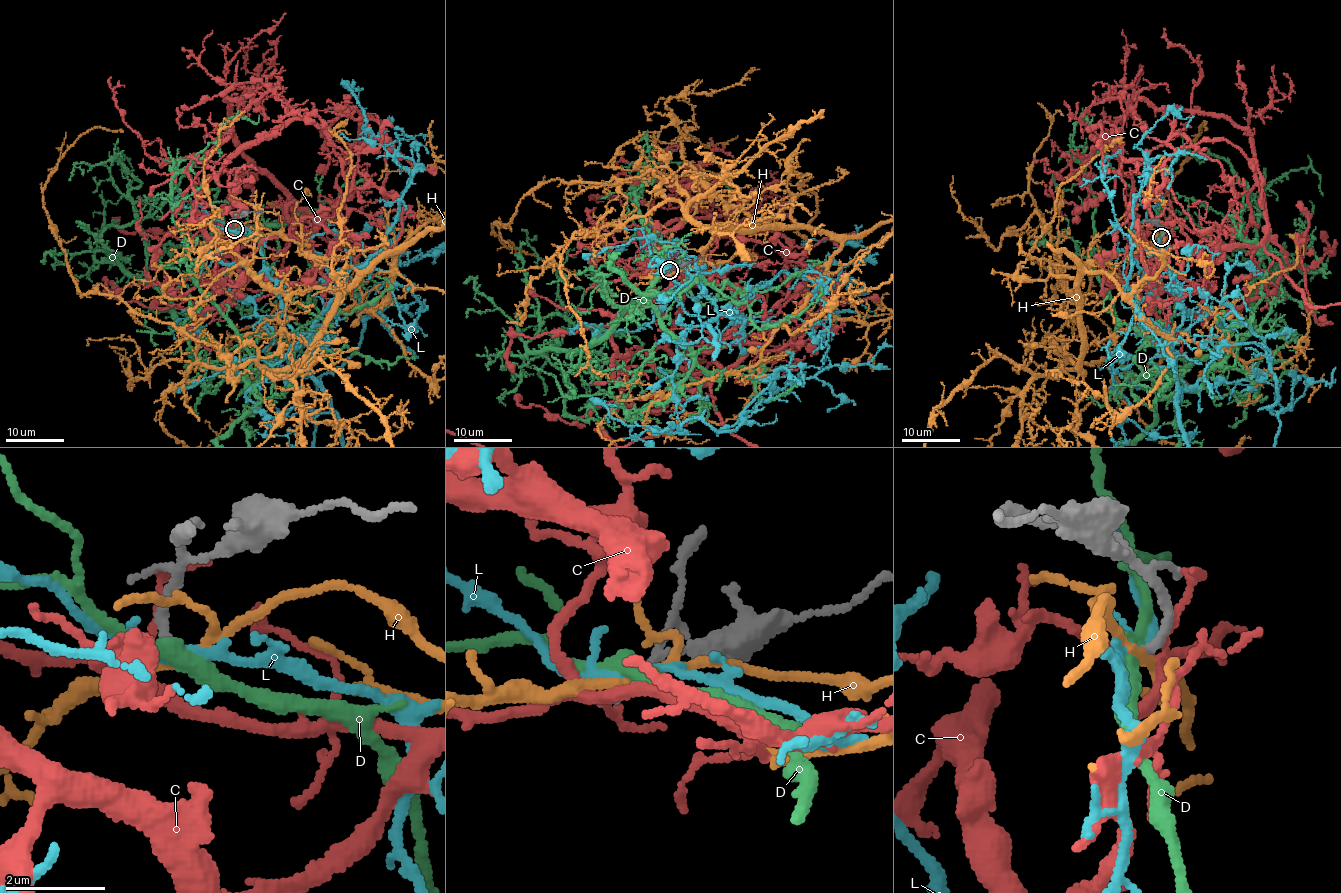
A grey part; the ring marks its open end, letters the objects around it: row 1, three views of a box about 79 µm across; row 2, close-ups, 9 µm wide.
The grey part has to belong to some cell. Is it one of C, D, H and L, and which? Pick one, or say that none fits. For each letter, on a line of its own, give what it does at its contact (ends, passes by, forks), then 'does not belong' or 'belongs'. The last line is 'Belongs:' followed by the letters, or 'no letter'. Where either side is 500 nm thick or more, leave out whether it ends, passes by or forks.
C: it passes by; does not belong
D: it passes by; does not belong
H: it passes by; does not belong
L: it forks there; does not belong
Belongs: no letter

